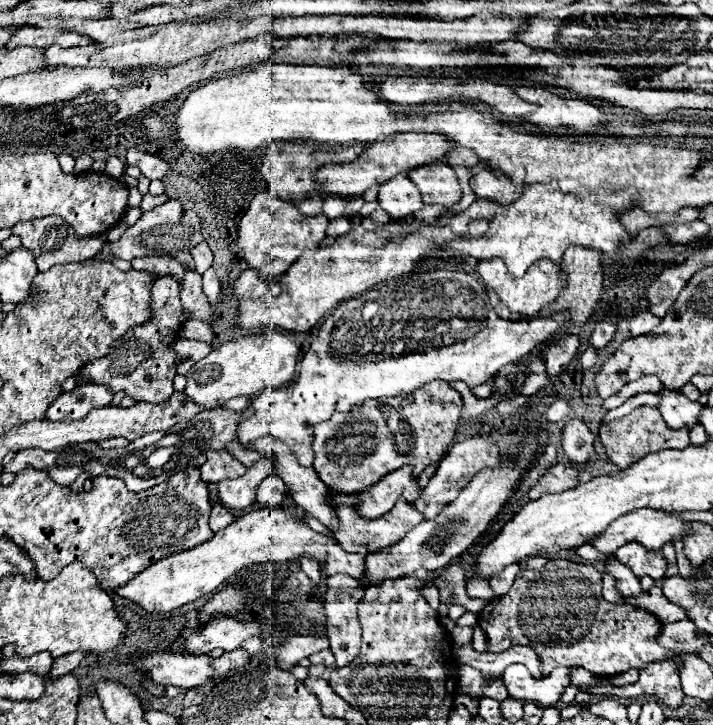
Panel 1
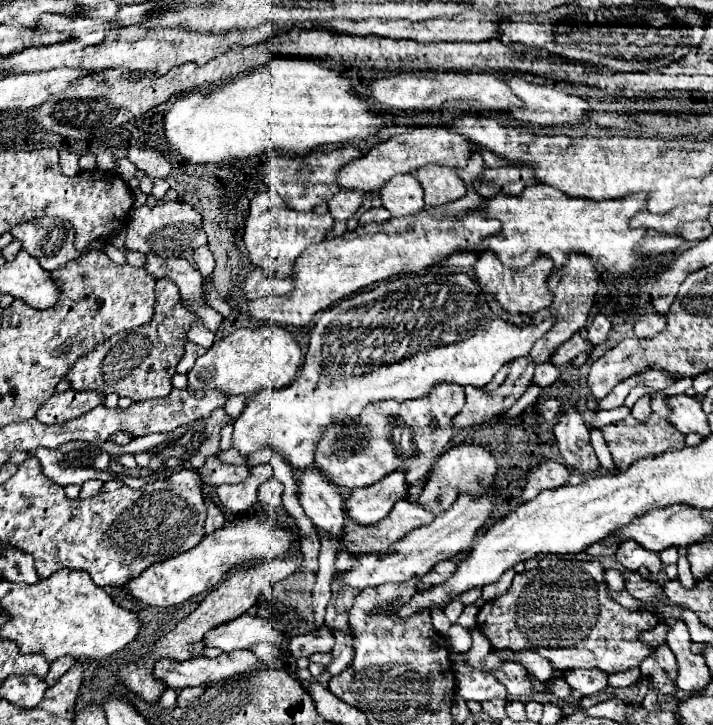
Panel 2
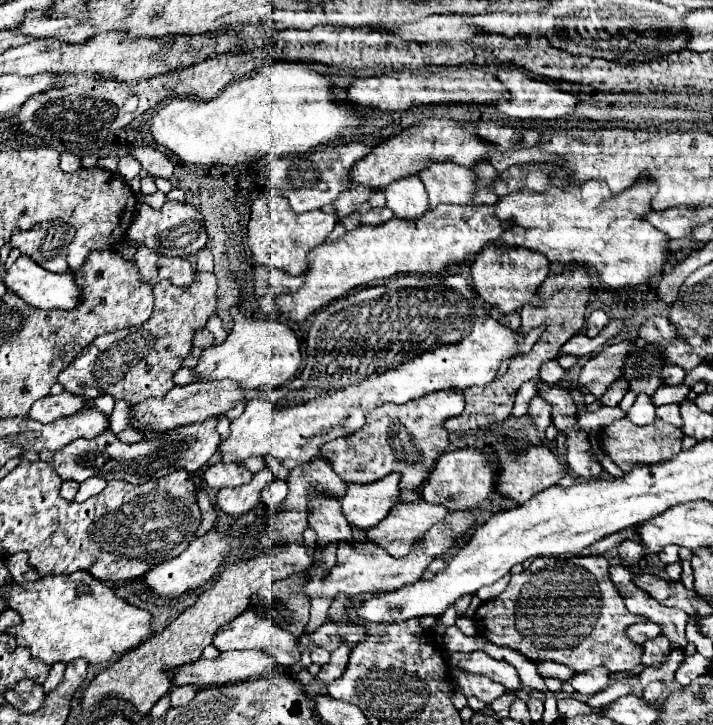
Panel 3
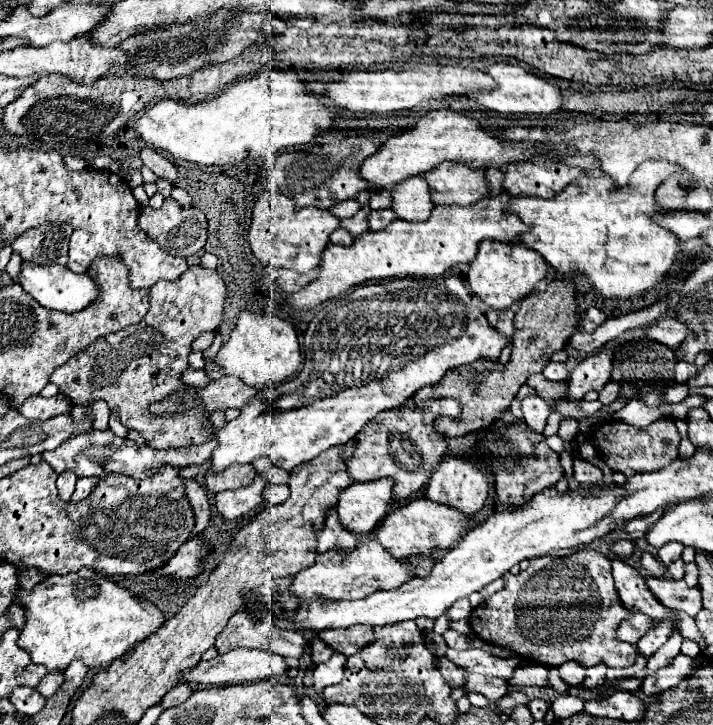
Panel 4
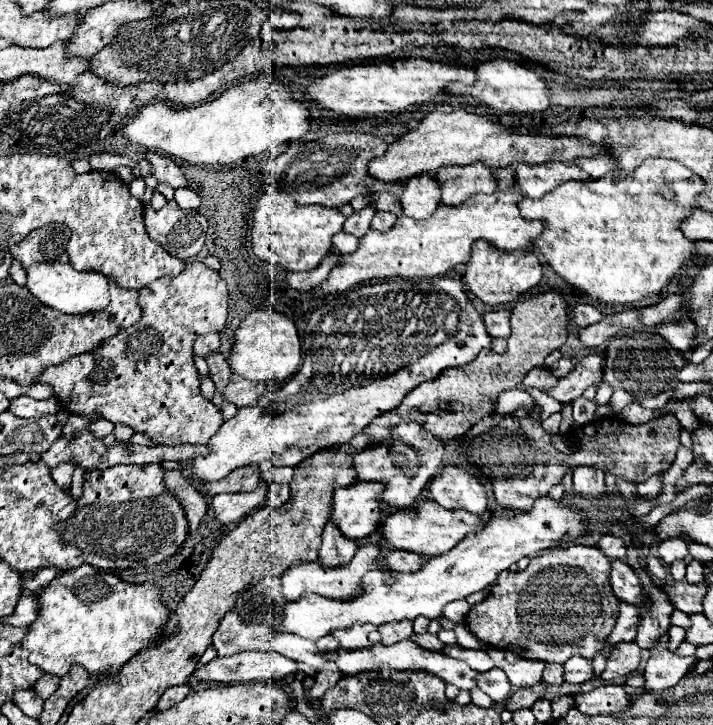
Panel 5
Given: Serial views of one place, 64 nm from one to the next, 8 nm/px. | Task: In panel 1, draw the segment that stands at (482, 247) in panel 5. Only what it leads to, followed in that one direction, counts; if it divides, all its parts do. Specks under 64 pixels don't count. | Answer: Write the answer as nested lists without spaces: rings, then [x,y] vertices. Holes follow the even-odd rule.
[[[500,258],[478,262],[478,272],[482,276],[482,282],[490,290],[494,290],[500,296],[500,300],[512,312],[518,312],[522,316],[536,316],[544,306],[548,306],[558,298],[558,294],[564,290],[564,284],[566,284],[566,272],[562,270],[560,264],[552,264],[552,260],[534,262],[532,268],[528,268],[528,272],[522,278],[512,276]]]

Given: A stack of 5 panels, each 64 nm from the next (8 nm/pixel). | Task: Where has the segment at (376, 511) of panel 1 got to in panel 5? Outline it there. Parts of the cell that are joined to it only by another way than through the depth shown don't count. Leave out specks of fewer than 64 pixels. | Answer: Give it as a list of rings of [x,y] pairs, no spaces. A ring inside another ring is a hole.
[[[354,482],[352,486],[336,488],[330,520],[352,540],[370,536],[380,520],[380,492],[384,492],[384,484],[372,482]]]

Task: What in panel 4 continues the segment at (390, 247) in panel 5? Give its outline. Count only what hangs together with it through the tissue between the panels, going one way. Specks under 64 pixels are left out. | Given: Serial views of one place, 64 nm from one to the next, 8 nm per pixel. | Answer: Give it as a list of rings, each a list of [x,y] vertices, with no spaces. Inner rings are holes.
[[[500,194],[496,198],[482,198],[476,204],[464,208],[436,206],[432,210],[432,216],[424,222],[406,222],[396,218],[384,230],[366,230],[364,234],[354,238],[352,246],[330,244],[320,256],[320,276],[312,280],[308,288],[302,288],[296,294],[288,294],[286,302],[296,310],[310,310],[370,280],[386,280],[394,276],[440,276],[456,264],[468,264],[476,256],[480,240],[512,242],[528,230],[528,226],[522,224],[516,214],[502,210],[504,206],[508,206],[508,202],[510,196]]]

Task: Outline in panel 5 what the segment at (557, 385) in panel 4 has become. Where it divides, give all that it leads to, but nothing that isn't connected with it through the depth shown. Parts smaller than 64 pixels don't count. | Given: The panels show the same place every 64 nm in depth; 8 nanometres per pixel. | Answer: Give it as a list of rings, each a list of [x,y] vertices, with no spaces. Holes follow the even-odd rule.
[[[532,370],[532,372],[528,372],[526,374],[526,378],[524,378],[524,382],[522,382],[522,386],[524,388],[530,388],[530,386],[534,386],[534,388],[538,388],[538,390],[548,390],[548,388],[554,388],[556,386],[556,376],[554,374],[550,374],[548,370]]]

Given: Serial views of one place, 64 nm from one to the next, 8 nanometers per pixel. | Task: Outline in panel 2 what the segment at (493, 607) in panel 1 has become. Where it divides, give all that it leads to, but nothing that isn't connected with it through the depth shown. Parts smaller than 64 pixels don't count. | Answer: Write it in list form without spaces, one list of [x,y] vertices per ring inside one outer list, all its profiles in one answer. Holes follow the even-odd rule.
[[[556,556],[542,558],[536,570],[528,570],[514,576],[510,590],[490,602],[486,602],[476,618],[476,626],[490,640],[494,650],[534,650],[540,656],[548,658],[554,668],[572,670],[572,668],[598,668],[606,674],[626,672],[634,666],[640,666],[644,658],[652,654],[652,646],[640,640],[640,632],[654,628],[658,618],[648,610],[628,610],[614,602],[606,594],[604,570],[598,560],[578,562],[562,560]]]

